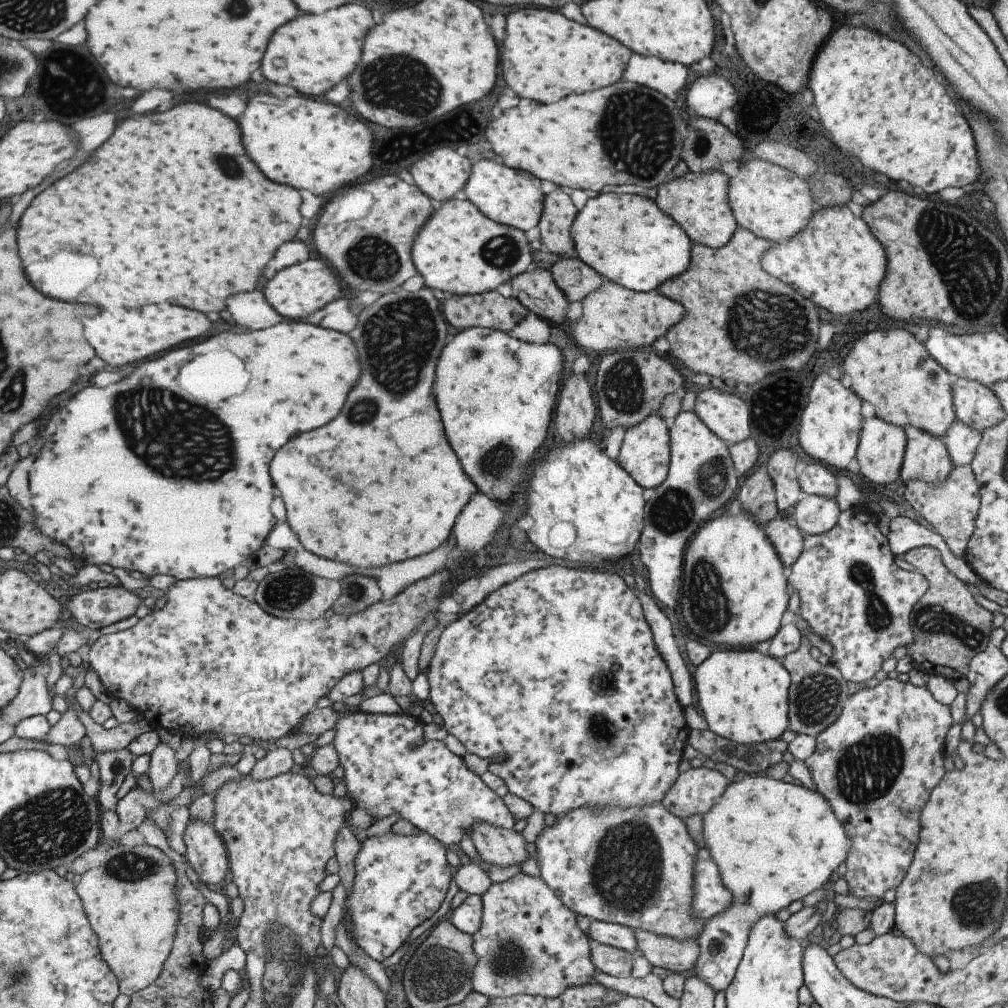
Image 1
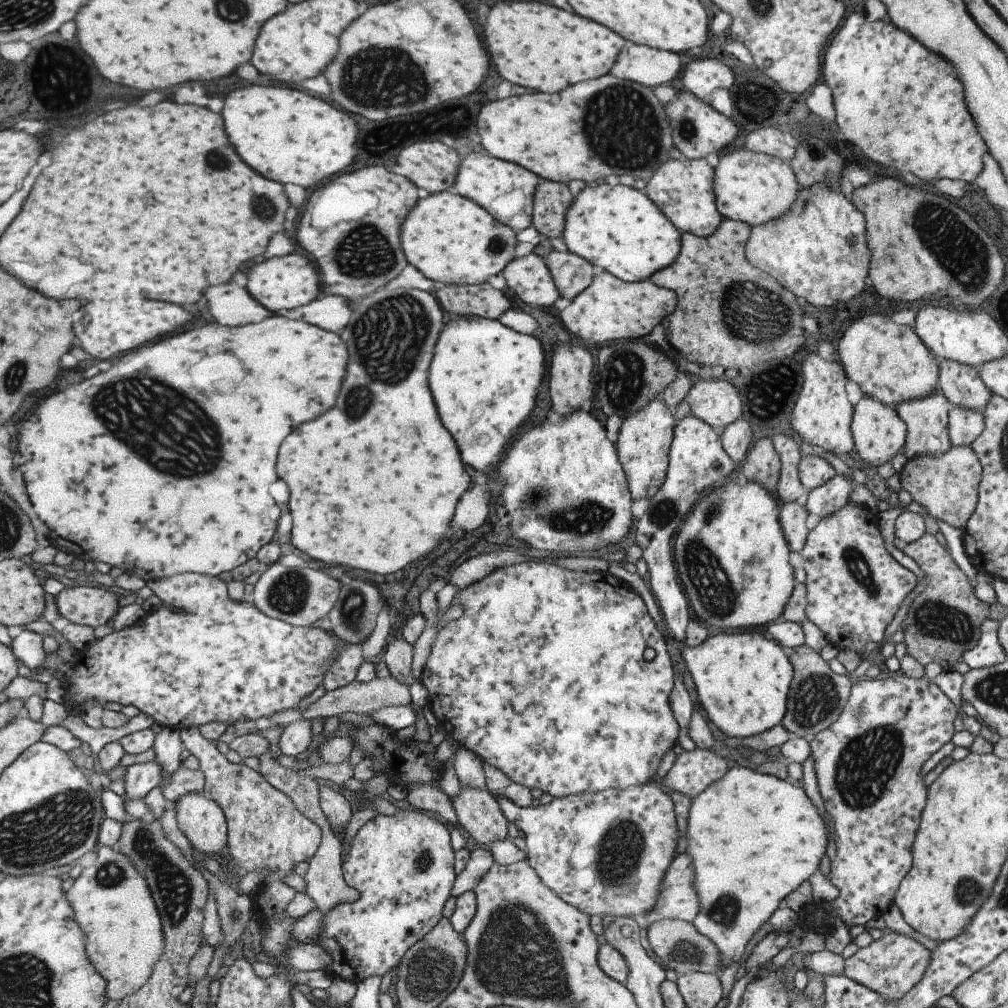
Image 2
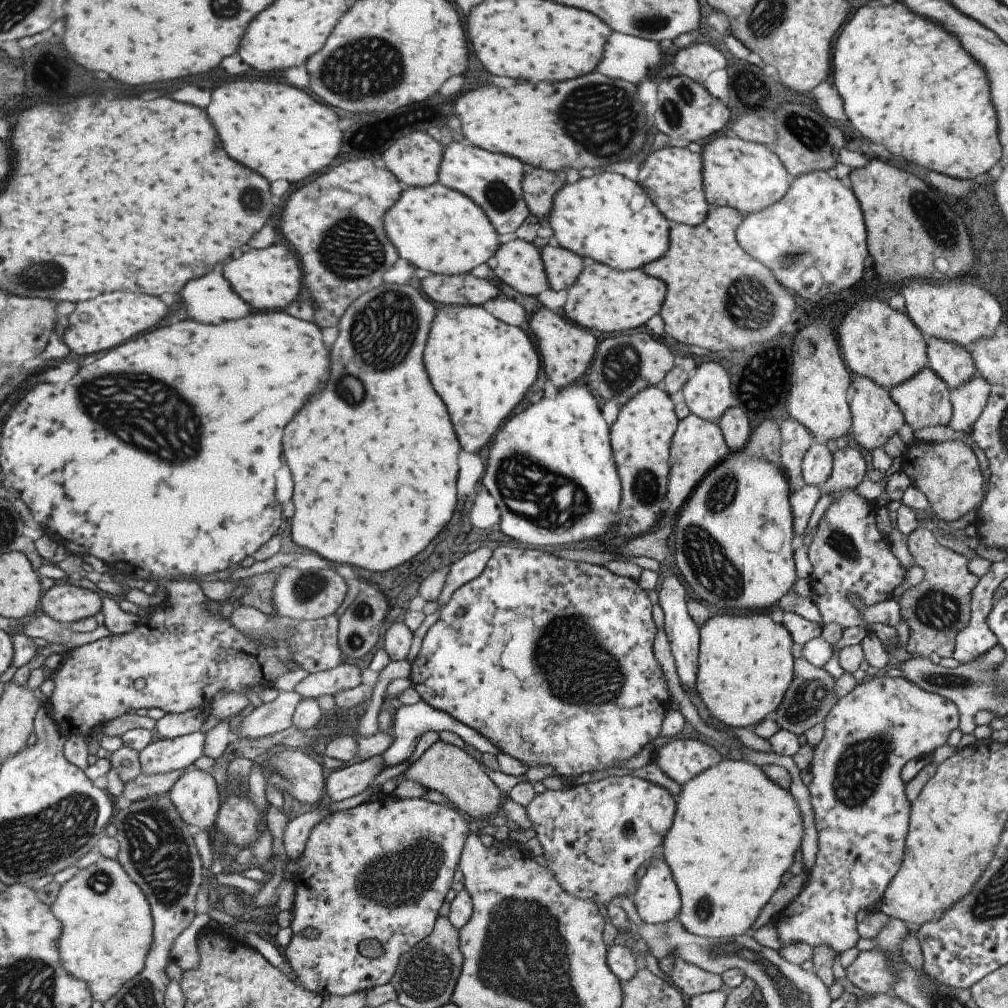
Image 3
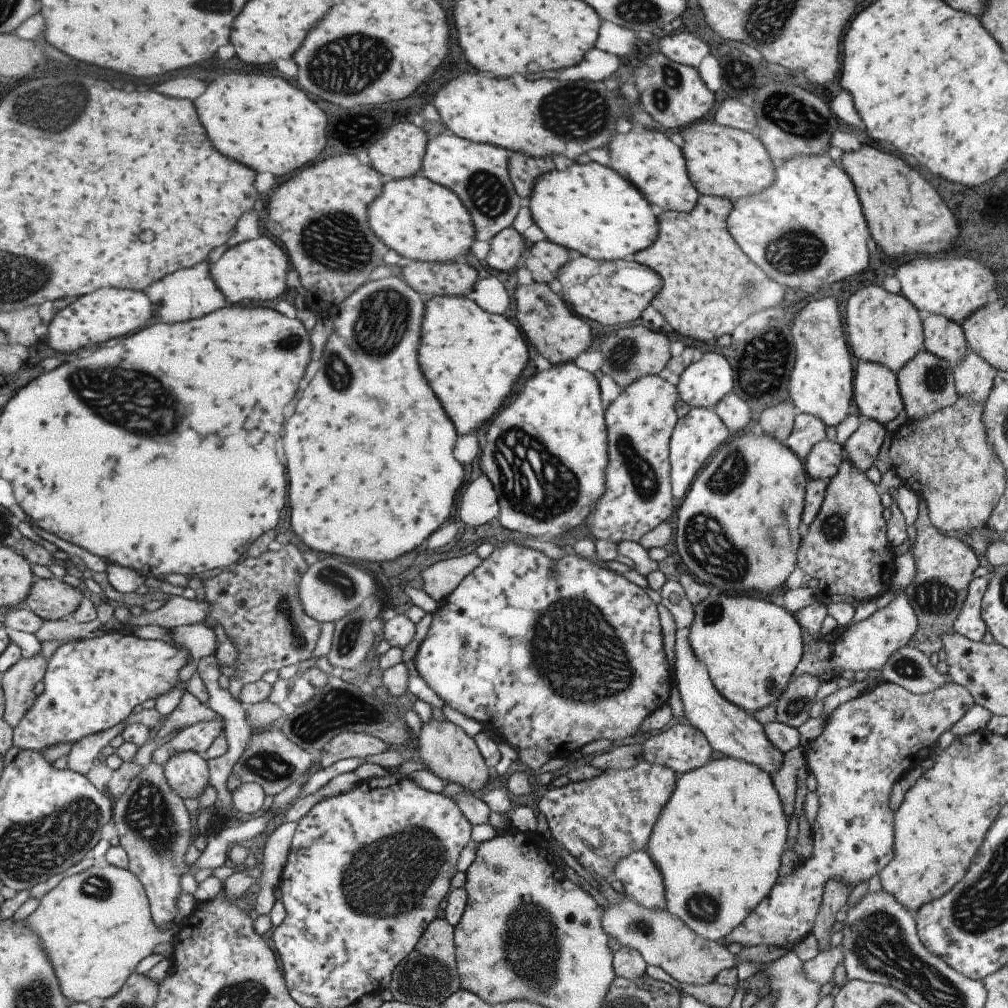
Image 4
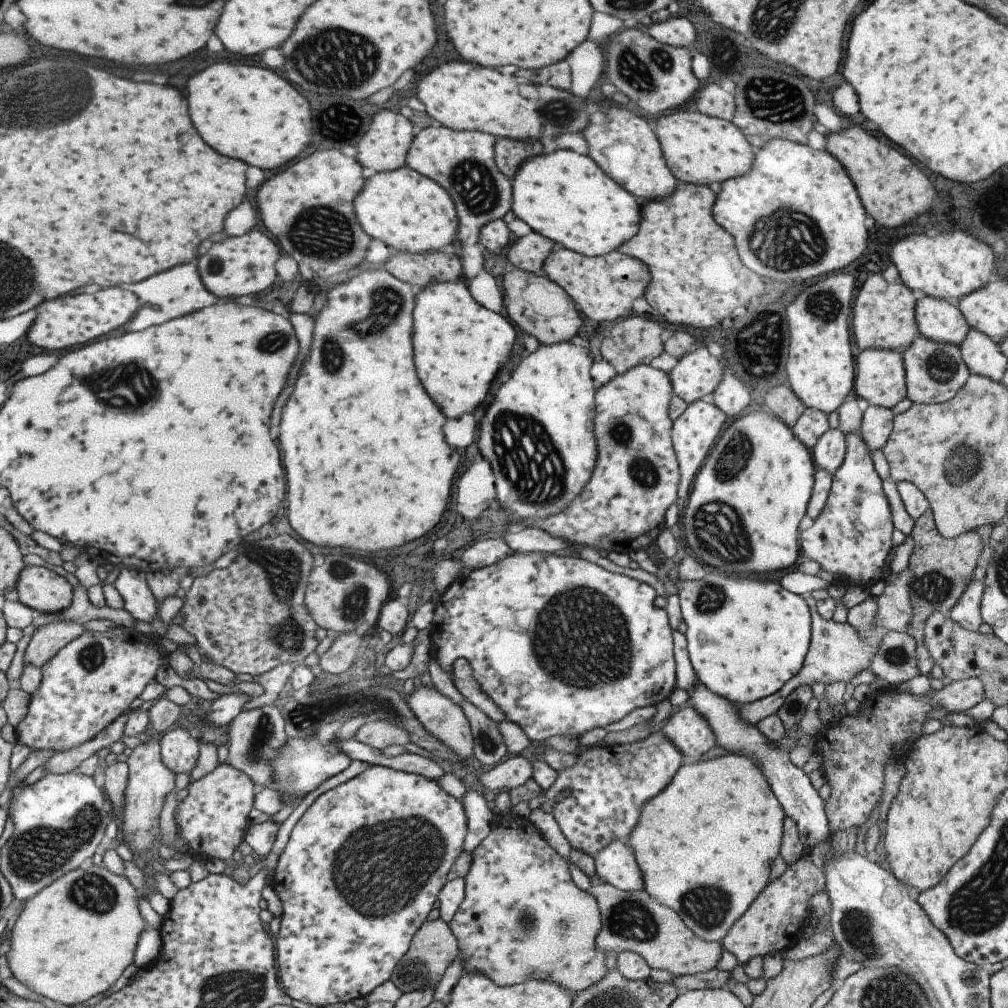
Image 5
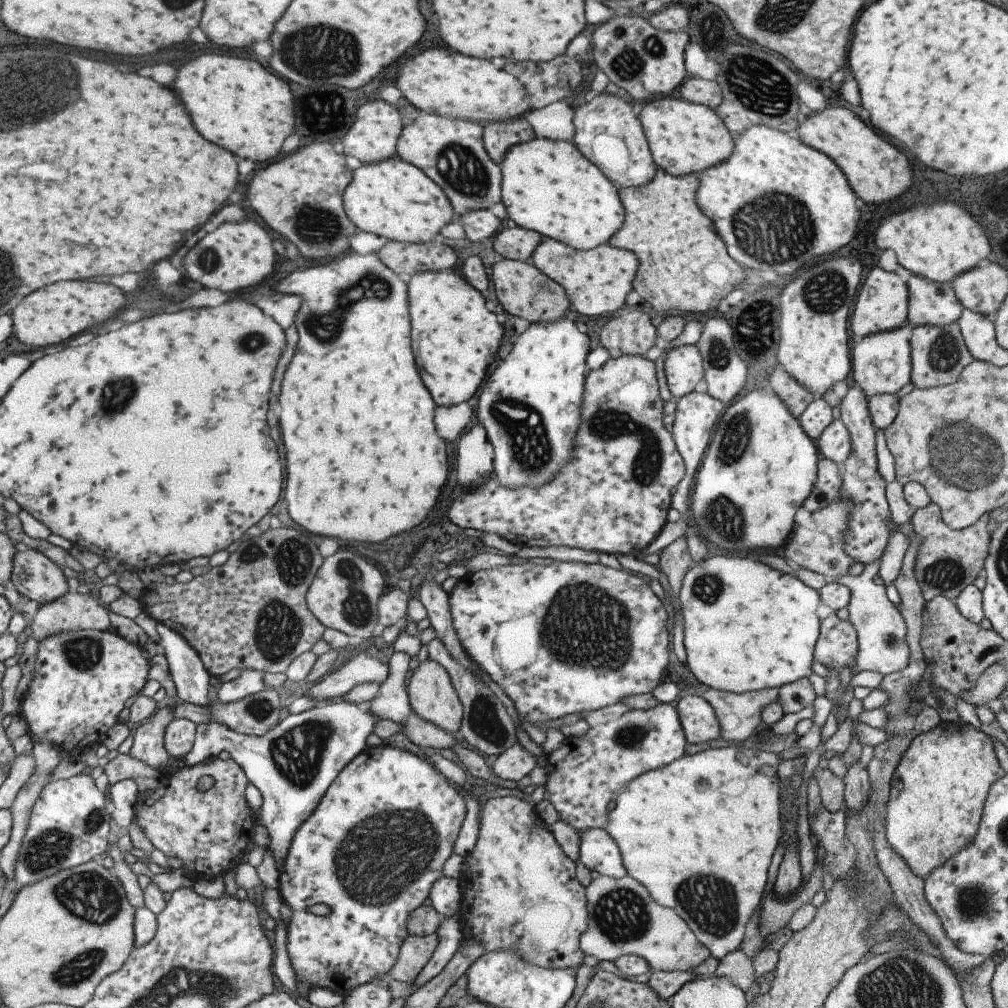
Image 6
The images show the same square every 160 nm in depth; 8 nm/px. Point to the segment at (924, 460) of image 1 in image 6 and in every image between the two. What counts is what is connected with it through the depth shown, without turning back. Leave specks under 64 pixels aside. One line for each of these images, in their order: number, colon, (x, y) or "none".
2: (926, 418)
3: (923, 399)
4: (925, 384)
5: (933, 372)
6: (938, 355)

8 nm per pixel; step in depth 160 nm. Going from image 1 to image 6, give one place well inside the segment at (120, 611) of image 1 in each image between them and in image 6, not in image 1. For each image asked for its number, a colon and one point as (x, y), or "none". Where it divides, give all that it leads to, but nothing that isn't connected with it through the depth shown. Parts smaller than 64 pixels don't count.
2: (93, 606)
3: (64, 602)
4: (52, 599)
5: (44, 590)
6: (37, 577)

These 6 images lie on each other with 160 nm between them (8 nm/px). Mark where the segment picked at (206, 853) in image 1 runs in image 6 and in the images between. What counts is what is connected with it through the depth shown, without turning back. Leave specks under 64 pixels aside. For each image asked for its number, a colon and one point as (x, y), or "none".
2: (201, 821)
3: (194, 795)
4: (186, 772)
5: (179, 751)
6: (179, 738)

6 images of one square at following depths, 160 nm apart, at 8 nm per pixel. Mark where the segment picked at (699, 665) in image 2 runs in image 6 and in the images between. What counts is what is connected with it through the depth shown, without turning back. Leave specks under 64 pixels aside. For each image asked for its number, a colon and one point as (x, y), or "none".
3: (744, 666)
4: (749, 647)
5: (745, 638)
6: (746, 627)

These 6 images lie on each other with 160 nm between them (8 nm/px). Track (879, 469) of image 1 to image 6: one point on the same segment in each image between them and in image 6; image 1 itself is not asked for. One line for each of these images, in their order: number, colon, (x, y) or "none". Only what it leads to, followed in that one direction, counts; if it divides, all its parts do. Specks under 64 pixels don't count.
2: (878, 433)
3: (875, 417)
4: (875, 394)
5: (878, 379)
6: (880, 363)

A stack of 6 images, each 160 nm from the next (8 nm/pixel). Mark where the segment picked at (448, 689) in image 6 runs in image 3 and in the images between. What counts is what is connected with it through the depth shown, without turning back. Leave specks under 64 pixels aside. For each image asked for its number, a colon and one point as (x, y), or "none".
3: (443, 767)
4: (444, 749)
5: (438, 715)

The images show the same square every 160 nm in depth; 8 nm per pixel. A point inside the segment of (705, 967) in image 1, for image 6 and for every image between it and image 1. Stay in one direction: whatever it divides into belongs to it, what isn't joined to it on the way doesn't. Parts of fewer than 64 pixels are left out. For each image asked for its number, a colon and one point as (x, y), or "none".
2: (753, 838)
3: (733, 835)
4: (717, 841)
5: (704, 845)
6: (699, 833)

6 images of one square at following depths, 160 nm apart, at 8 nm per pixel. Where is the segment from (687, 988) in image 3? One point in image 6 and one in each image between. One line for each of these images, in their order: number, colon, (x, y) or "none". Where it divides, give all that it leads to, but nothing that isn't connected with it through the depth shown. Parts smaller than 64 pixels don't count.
4: (663, 941)
5: (633, 922)
6: (623, 919)

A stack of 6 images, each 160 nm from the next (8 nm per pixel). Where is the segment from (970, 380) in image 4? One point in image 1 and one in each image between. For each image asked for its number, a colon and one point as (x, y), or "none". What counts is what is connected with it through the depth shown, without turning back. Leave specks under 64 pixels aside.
1: (960, 441)
2: (964, 426)
3: (967, 400)

